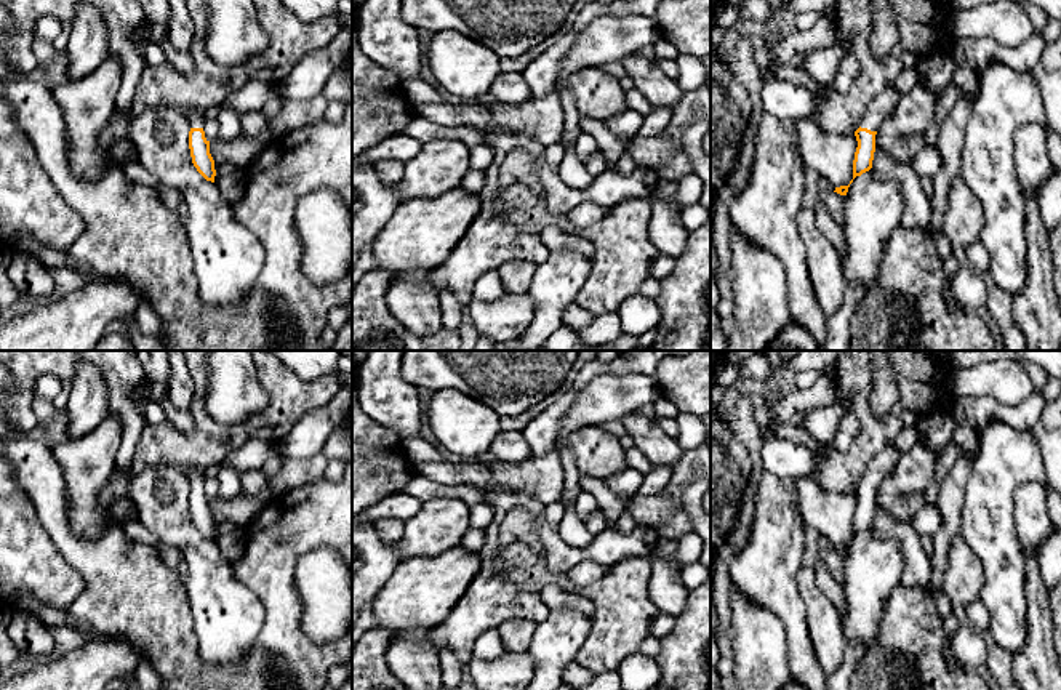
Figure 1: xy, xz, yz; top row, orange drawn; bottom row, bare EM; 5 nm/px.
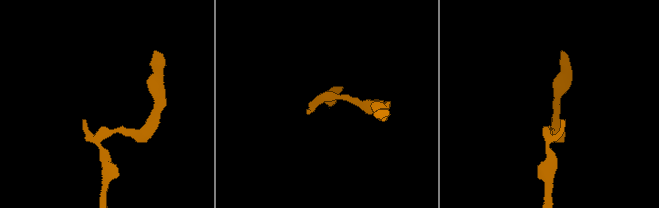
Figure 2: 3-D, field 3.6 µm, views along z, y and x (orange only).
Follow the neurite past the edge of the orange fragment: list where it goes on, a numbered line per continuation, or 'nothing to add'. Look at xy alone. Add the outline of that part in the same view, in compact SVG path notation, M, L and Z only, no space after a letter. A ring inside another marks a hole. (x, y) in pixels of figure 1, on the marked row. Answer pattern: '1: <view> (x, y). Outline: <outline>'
1: xy (196, 120). Outline: M192 112L190 118L189 118L189 126L190 128L203 128L203 114L200 112Z

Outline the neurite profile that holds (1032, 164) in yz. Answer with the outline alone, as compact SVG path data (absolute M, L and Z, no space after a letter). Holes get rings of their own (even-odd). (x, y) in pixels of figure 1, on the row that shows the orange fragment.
M1027 123L1015 136L1015 166L1019 187L1037 197L1040 186L1055 168L1047 149L1047 128L1042 123Z

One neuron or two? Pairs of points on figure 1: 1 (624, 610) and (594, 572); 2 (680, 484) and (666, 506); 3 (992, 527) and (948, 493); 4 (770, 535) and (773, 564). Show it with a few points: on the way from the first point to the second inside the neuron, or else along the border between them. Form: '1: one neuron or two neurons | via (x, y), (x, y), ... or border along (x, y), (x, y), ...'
1: two neurons | border along (607, 573), (583, 586), (575, 586), (568, 581)
2: one neuron | via (676, 489), (666, 501)
3: two neurons | border along (973, 468), (965, 489), (959, 533)
4: one neuron | via (773, 541), (773, 557)

